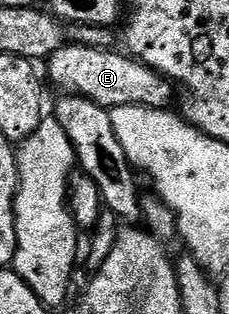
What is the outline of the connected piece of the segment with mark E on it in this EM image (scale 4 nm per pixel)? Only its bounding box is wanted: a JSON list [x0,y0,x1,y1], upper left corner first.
[48,43,176,111]

